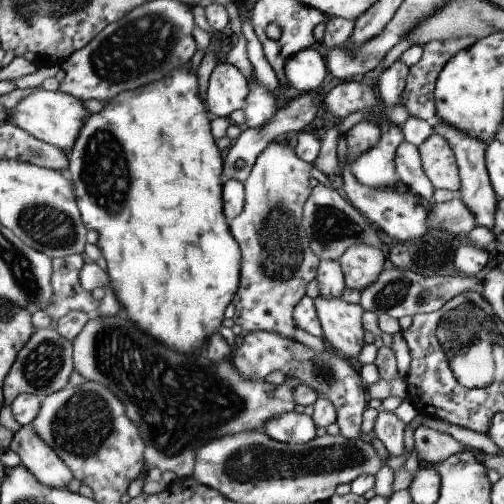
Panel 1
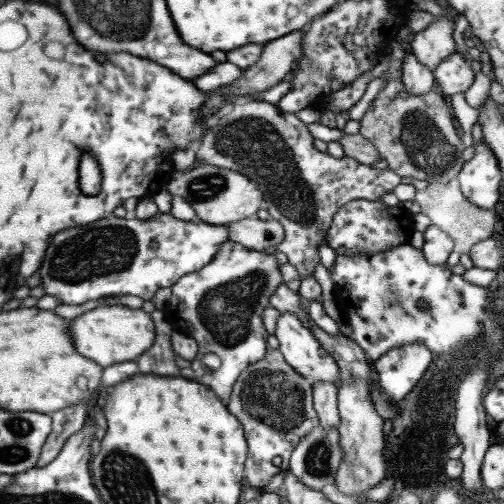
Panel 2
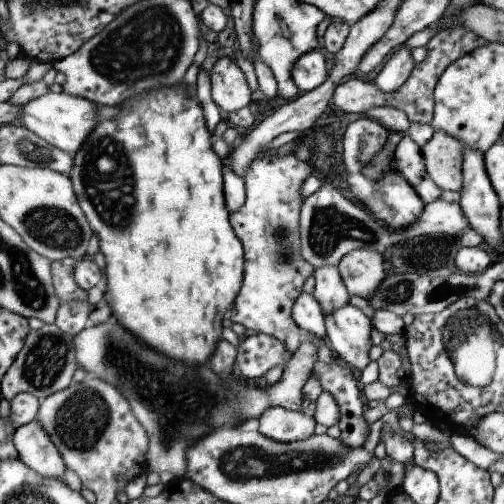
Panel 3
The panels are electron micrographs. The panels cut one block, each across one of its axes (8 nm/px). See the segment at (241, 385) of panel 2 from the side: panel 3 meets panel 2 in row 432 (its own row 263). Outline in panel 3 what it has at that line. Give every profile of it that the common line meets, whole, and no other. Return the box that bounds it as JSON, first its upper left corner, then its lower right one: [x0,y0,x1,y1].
[231,154,315,354]

